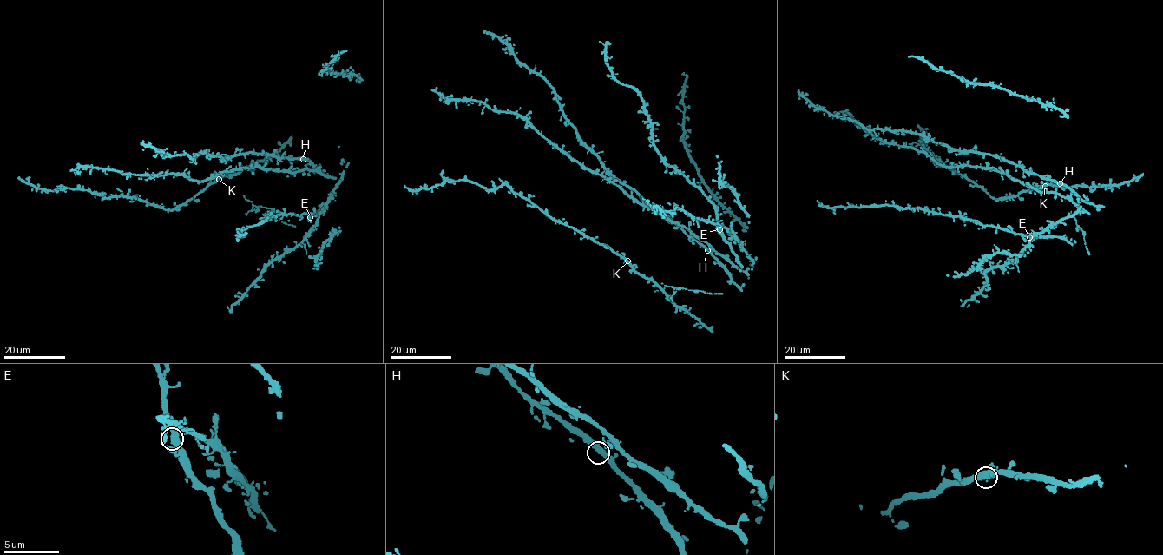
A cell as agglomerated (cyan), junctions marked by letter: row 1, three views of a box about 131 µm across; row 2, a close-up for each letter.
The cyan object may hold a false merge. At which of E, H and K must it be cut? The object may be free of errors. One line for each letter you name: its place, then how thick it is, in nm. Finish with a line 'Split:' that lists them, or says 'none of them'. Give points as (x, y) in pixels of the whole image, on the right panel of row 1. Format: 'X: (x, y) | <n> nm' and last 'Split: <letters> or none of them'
Split: none of them

